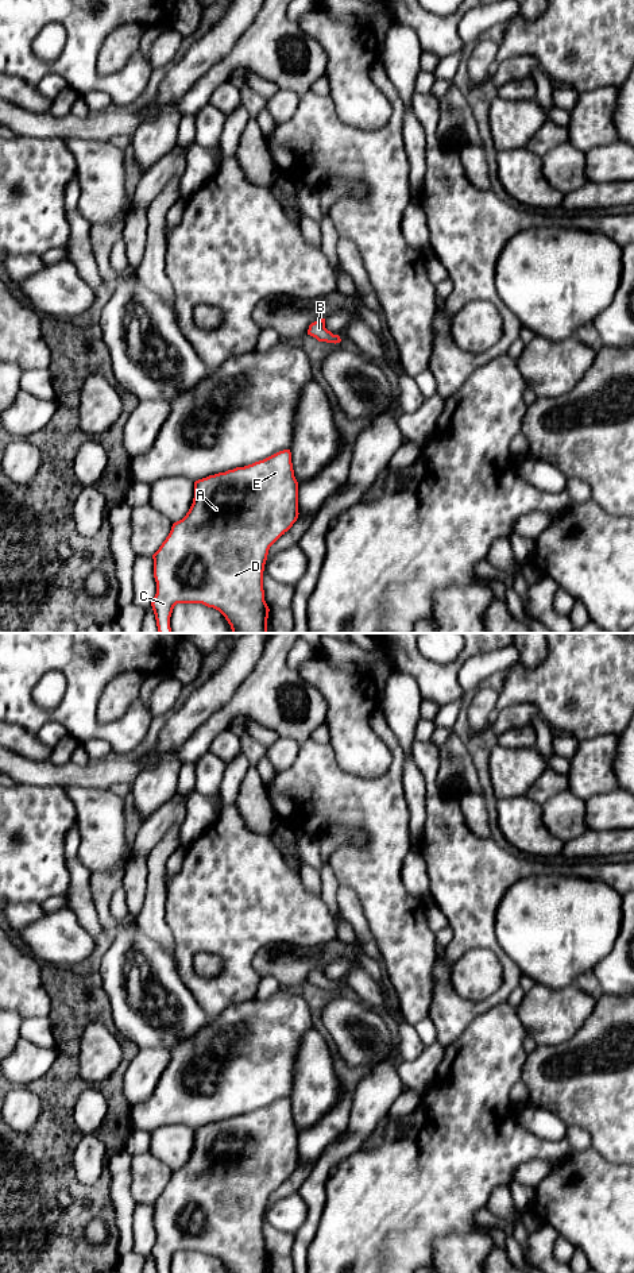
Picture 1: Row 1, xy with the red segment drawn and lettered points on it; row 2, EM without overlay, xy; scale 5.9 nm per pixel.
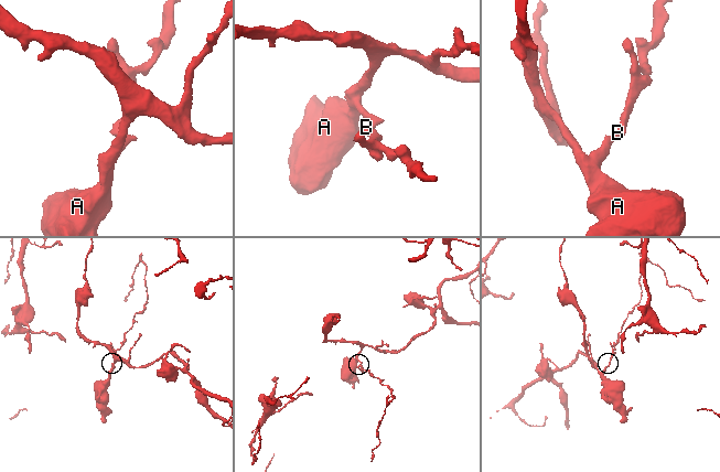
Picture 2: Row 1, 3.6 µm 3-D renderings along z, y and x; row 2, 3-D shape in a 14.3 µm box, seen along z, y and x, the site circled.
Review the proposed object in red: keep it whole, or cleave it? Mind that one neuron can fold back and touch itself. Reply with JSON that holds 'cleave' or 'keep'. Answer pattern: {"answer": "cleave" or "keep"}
{"answer": "keep"}

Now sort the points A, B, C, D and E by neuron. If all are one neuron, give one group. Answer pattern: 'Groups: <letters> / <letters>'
Groups: A B C D E

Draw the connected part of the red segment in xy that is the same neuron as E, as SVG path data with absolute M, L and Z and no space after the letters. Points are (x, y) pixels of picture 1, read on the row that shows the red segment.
M290 450L279 451L263 460L255 462L244 467L236 467L225 472L219 472L209 475L206 478L198 479L194 482L194 498L193 504L186 513L186 516L174 522L171 531L166 540L162 543L159 549L152 555L154 559L154 578L156 582L156 594L151 602L156 626L159 633L171 633L170 617L173 609L177 603L202 603L208 607L219 610L228 624L231 625L231 633L267 633L267 618L268 618L268 606L264 601L263 590L263 571L267 560L270 547L285 535L298 518L298 482L294 477L291 452Z

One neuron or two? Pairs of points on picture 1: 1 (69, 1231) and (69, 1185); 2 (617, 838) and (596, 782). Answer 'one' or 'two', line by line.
1: one
2: one

